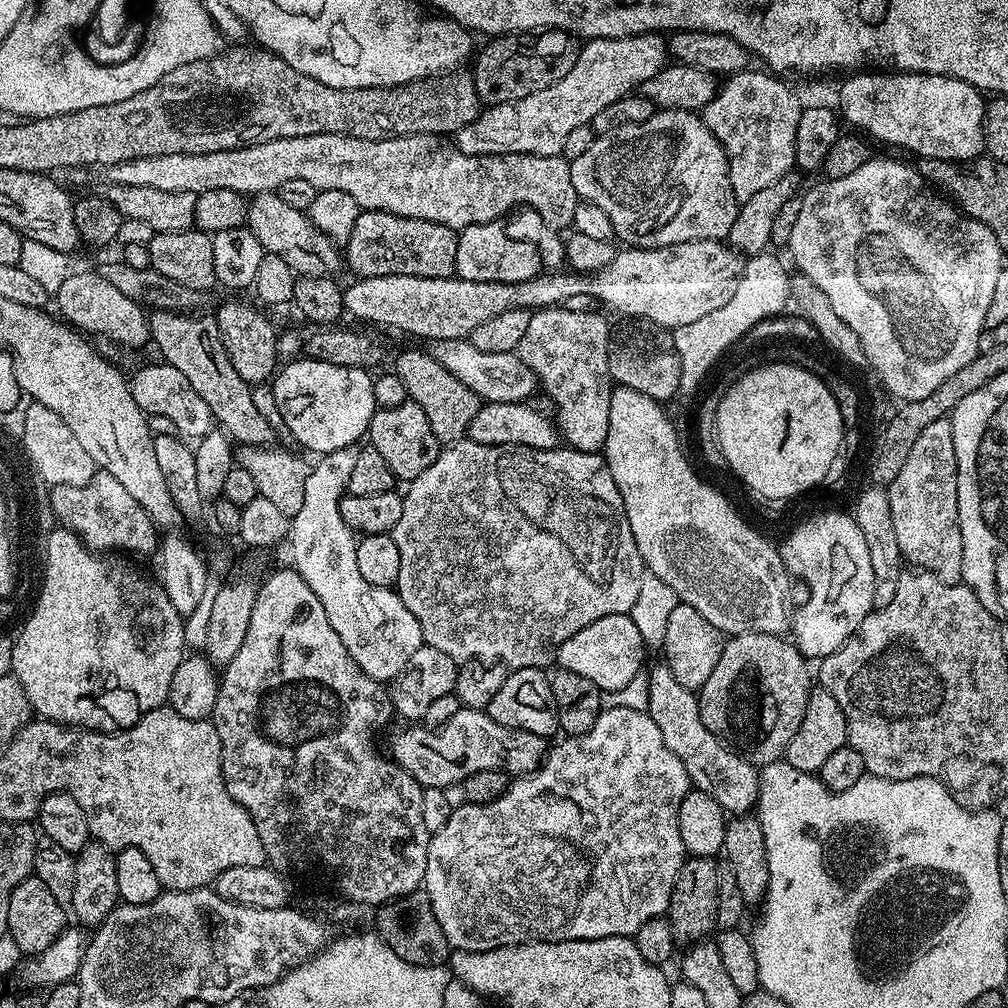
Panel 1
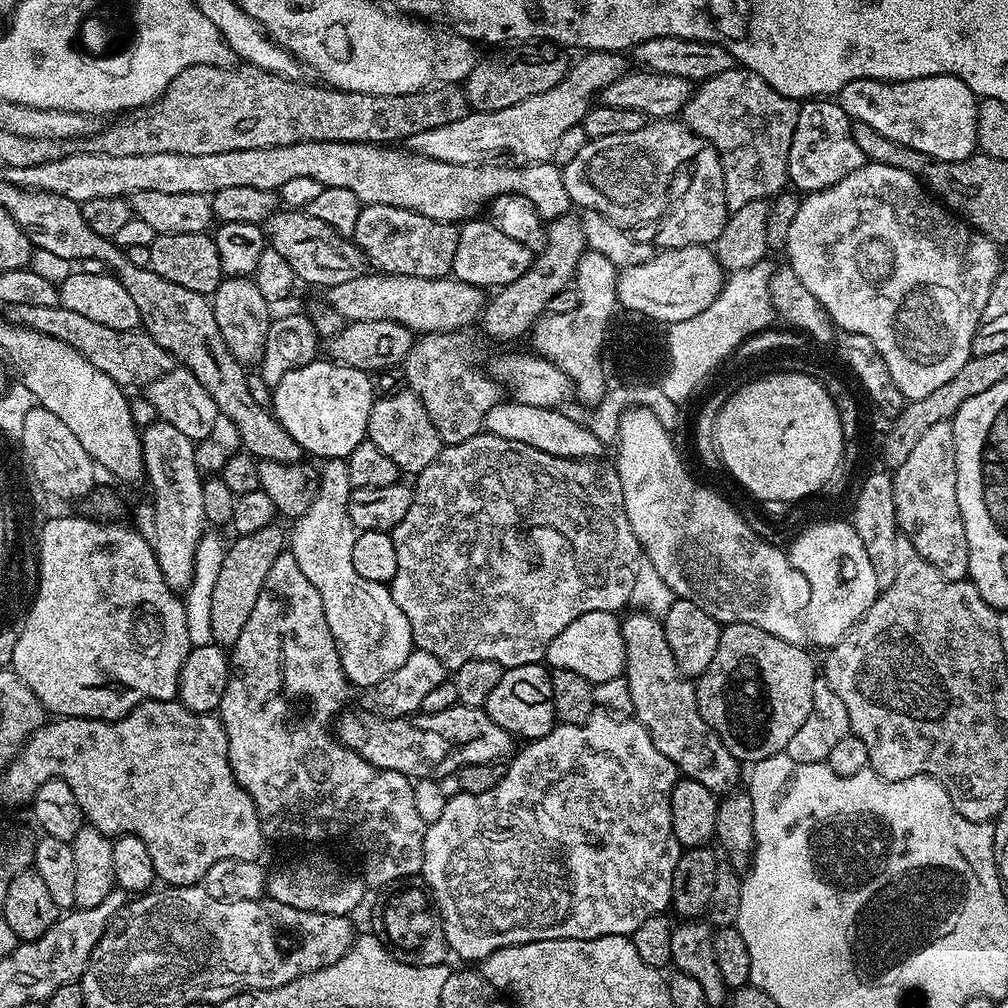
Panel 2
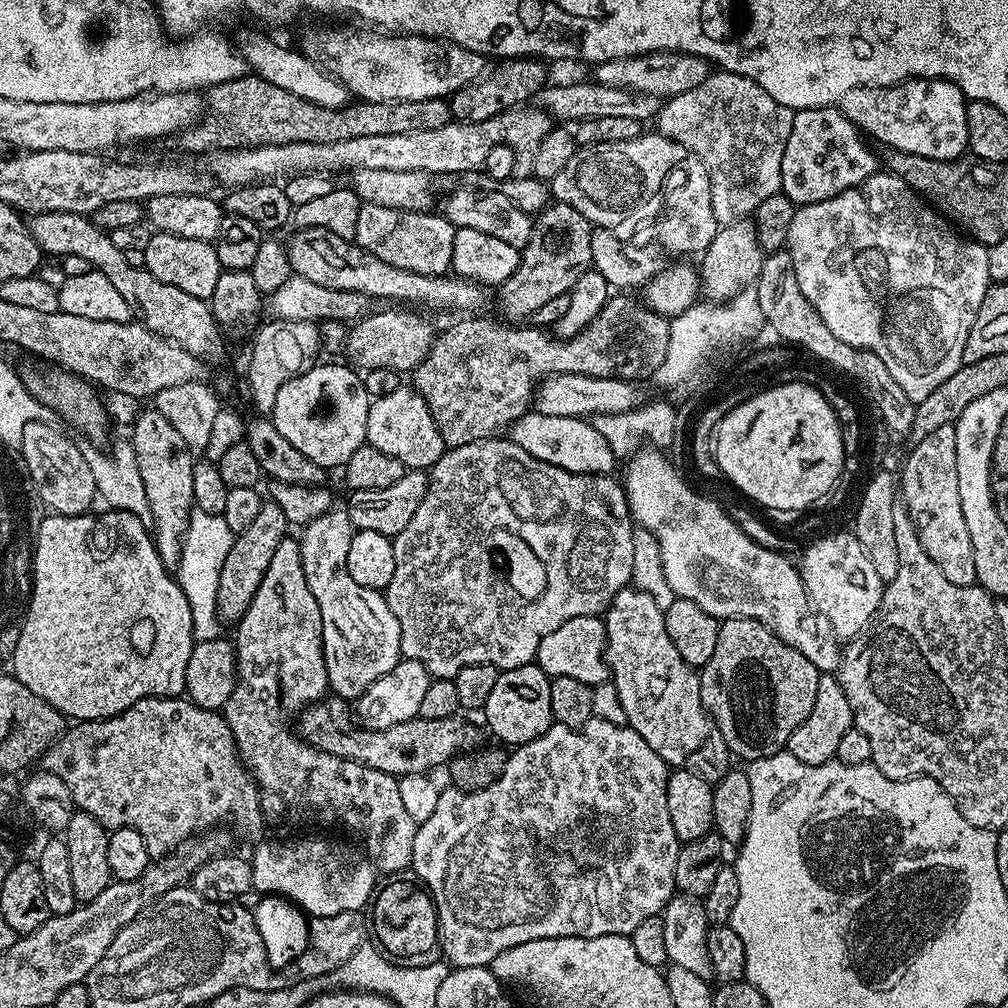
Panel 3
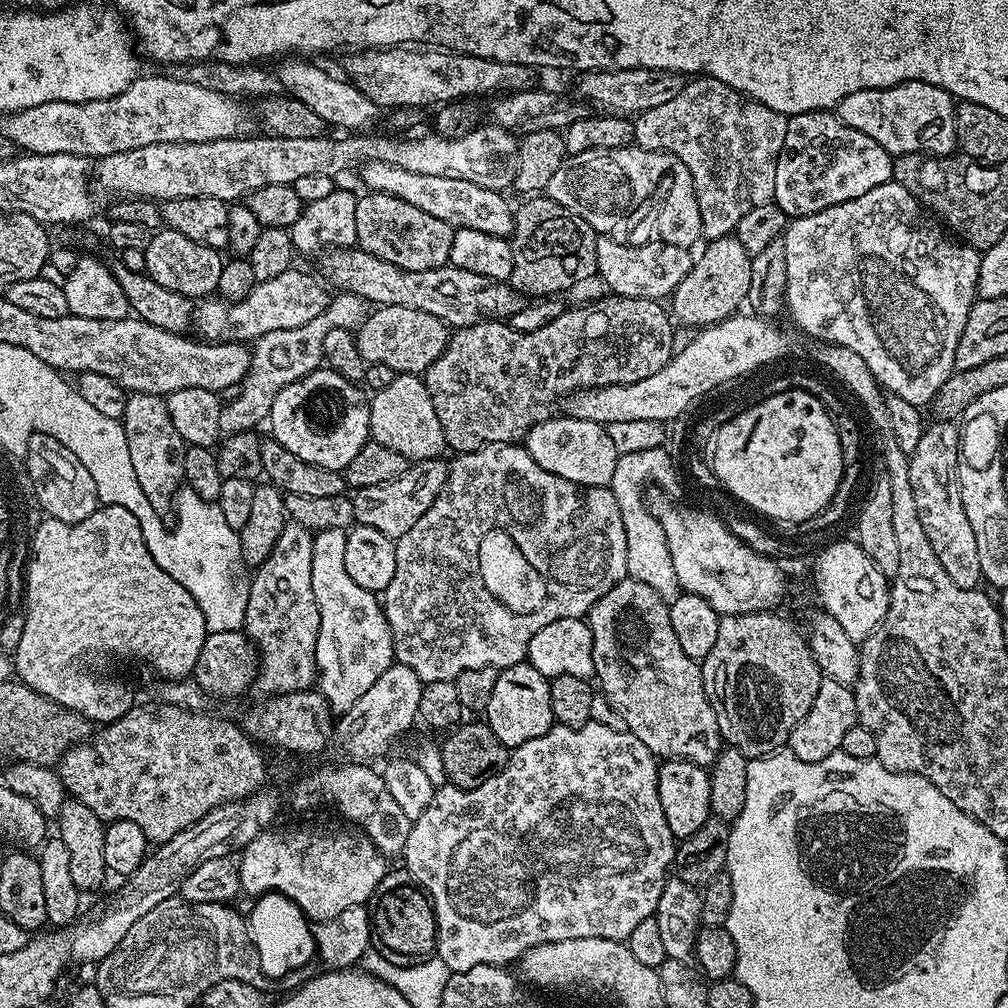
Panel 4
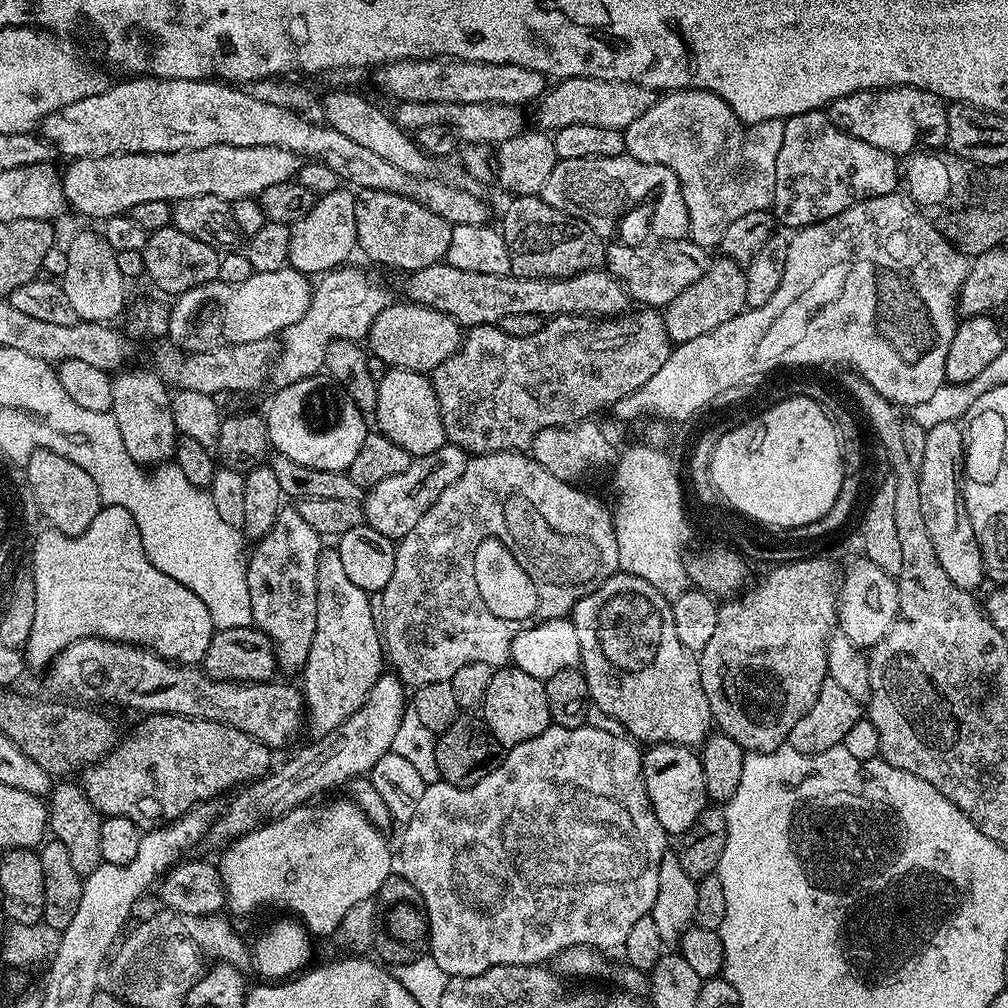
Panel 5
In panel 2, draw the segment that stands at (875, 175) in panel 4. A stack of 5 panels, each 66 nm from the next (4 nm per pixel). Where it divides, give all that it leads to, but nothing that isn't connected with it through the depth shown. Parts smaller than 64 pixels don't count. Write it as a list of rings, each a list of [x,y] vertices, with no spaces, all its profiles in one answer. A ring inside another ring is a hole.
[[[809,98],[800,104],[794,138],[790,142],[787,183],[797,193],[826,190],[865,164],[862,150],[852,141],[850,117],[832,98]]]

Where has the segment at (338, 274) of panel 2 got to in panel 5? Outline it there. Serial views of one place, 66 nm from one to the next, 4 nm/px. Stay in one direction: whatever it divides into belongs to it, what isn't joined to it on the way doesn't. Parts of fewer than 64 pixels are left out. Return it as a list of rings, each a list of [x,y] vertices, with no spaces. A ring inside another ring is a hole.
[[[441,262],[413,272],[405,280],[408,280],[404,284],[404,292],[408,295],[405,297],[411,303],[442,310],[450,314],[450,318],[454,318],[461,326],[468,328],[477,328],[479,324],[499,325],[500,320],[508,317],[509,314],[538,314],[545,318],[570,315],[615,318],[625,315],[630,308],[630,297],[628,291],[624,289],[624,283],[607,270],[585,270],[576,276],[563,276],[560,280],[543,280],[542,278],[522,278],[511,274],[506,276],[474,274],[474,270],[458,270],[458,266]]]

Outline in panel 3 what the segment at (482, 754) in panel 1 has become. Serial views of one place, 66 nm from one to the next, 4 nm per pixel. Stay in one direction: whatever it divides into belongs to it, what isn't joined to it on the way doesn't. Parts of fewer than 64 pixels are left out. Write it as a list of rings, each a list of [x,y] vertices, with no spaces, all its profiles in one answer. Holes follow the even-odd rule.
[[[332,694],[327,698],[309,704],[298,716],[298,735],[323,752],[340,756],[344,760],[356,760],[374,770],[382,770],[397,778],[406,774],[427,773],[429,769],[447,764],[454,756],[477,747],[480,732],[472,724],[456,716],[440,716],[437,720],[415,718],[386,730],[372,731],[367,726],[356,728],[352,721],[353,709],[349,701]]]

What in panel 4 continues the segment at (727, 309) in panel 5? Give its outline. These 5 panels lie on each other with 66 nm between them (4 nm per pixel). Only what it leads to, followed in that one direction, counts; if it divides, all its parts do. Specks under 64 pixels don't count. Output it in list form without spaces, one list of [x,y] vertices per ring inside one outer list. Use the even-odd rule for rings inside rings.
[[[735,235],[707,241],[703,248],[704,253],[693,259],[690,274],[686,274],[682,282],[678,282],[670,297],[670,315],[673,321],[677,325],[685,324],[691,330],[707,328],[709,324],[717,324],[727,320],[729,316],[737,315],[747,301],[750,290],[752,257],[748,255],[742,242],[736,240]]]

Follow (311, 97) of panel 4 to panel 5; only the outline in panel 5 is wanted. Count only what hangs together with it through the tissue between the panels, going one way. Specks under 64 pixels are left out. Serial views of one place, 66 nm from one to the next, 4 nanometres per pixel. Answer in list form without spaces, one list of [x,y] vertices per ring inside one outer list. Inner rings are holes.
[[[338,91],[330,93],[326,98],[325,123],[345,134],[352,142],[358,143],[366,150],[378,154],[380,158],[386,158],[390,164],[396,166],[408,176],[420,177],[420,168],[430,168],[435,161],[424,153],[416,143],[415,139],[403,128],[397,126],[395,119],[388,115],[368,99],[356,92]]]

